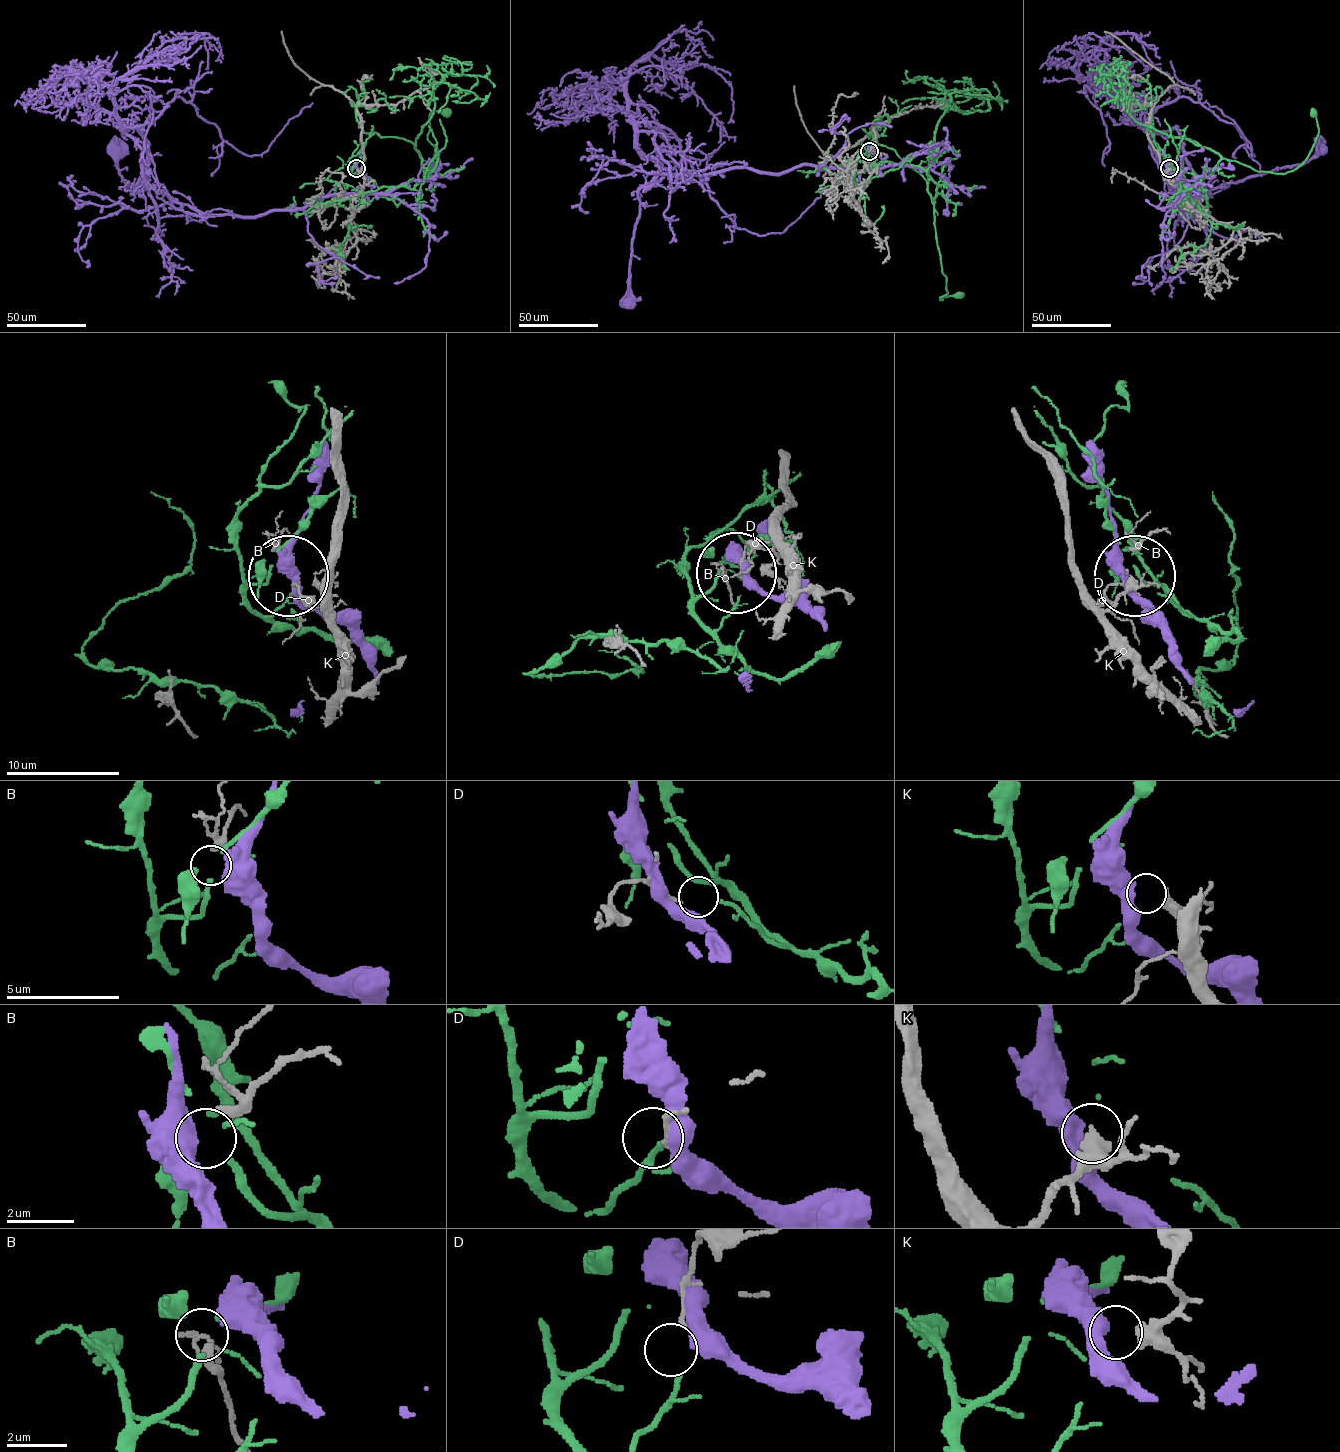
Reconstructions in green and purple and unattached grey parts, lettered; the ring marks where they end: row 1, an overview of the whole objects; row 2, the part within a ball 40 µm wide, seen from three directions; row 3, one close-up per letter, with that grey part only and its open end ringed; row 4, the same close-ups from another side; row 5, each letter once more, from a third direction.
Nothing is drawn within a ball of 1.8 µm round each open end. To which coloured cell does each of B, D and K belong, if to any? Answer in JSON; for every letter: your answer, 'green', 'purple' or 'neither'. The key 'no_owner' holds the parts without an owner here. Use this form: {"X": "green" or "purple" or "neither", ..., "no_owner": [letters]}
{"B": "neither", "D": "green", "K": "neither", "no_owner": ["B", "K"]}

